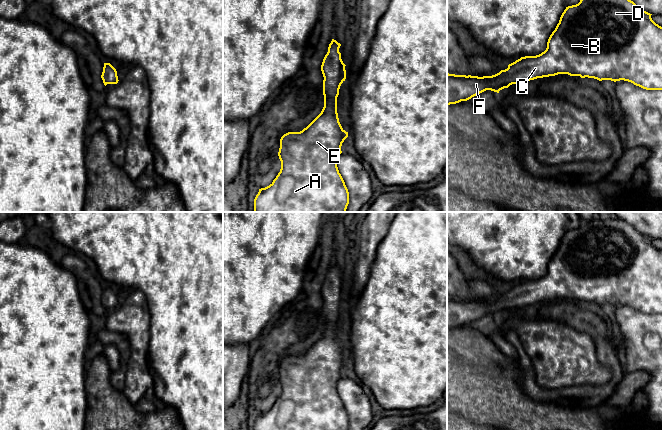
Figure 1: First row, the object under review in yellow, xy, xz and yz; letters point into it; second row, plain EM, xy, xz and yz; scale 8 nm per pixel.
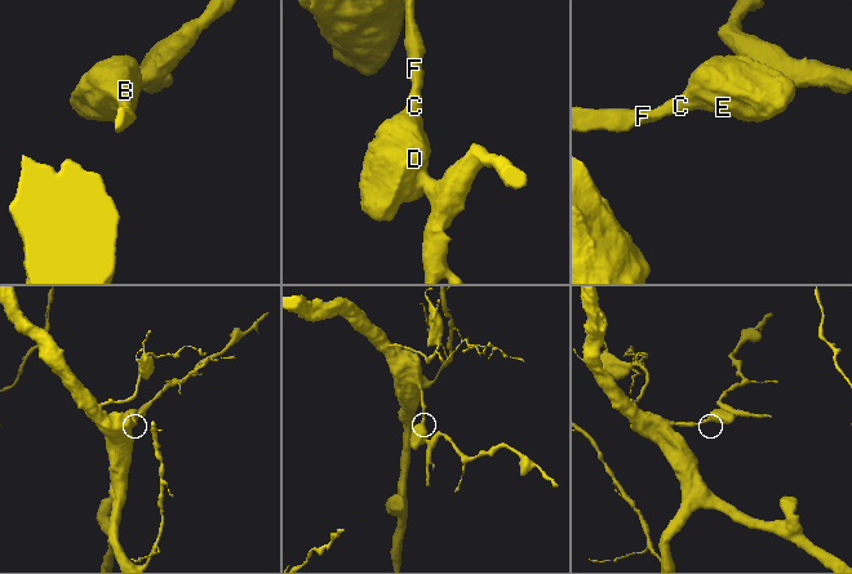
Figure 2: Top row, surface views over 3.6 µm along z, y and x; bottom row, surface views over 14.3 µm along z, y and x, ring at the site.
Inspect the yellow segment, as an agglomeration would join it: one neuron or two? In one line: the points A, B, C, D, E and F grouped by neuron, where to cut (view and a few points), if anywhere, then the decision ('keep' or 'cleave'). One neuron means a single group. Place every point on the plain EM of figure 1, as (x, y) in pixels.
groups A B C D E F; cut none; keep

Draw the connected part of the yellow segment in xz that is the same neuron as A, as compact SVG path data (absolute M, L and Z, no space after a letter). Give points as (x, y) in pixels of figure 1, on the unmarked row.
M332 263L321 289L324 301L324 331L321 337L302 355L288 356L281 361L278 376L280 396L269 410L259 413L254 430L348 430L349 416L337 391L342 367L348 361L337 337L339 313L346 303L346 289L341 283L340 270Z

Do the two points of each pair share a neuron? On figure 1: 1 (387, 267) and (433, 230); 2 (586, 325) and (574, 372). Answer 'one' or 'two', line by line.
1: one
2: two

